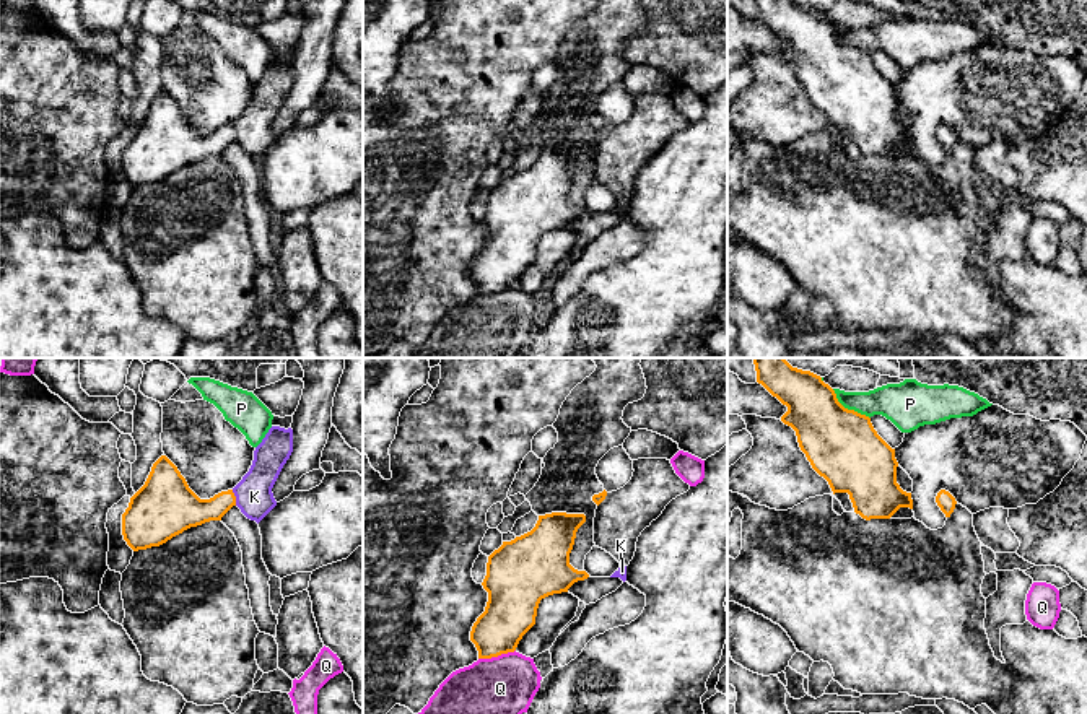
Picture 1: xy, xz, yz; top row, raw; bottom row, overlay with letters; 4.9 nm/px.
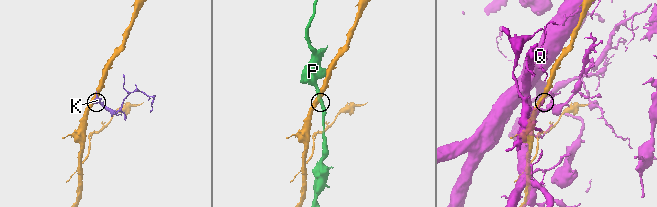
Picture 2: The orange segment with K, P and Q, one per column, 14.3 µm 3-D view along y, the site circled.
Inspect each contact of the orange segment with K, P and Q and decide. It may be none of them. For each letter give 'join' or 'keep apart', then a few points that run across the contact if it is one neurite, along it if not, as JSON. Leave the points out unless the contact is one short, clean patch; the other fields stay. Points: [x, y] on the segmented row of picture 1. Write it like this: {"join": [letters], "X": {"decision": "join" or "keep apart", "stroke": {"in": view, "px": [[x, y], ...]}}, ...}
{"join": [], "K": {"decision": "keep apart", "stroke": {"in": "xy", "px": [[231, 490], [236, 505]]}}, "P": {"decision": "keep apart"}, "Q": {"decision": "keep apart"}}

